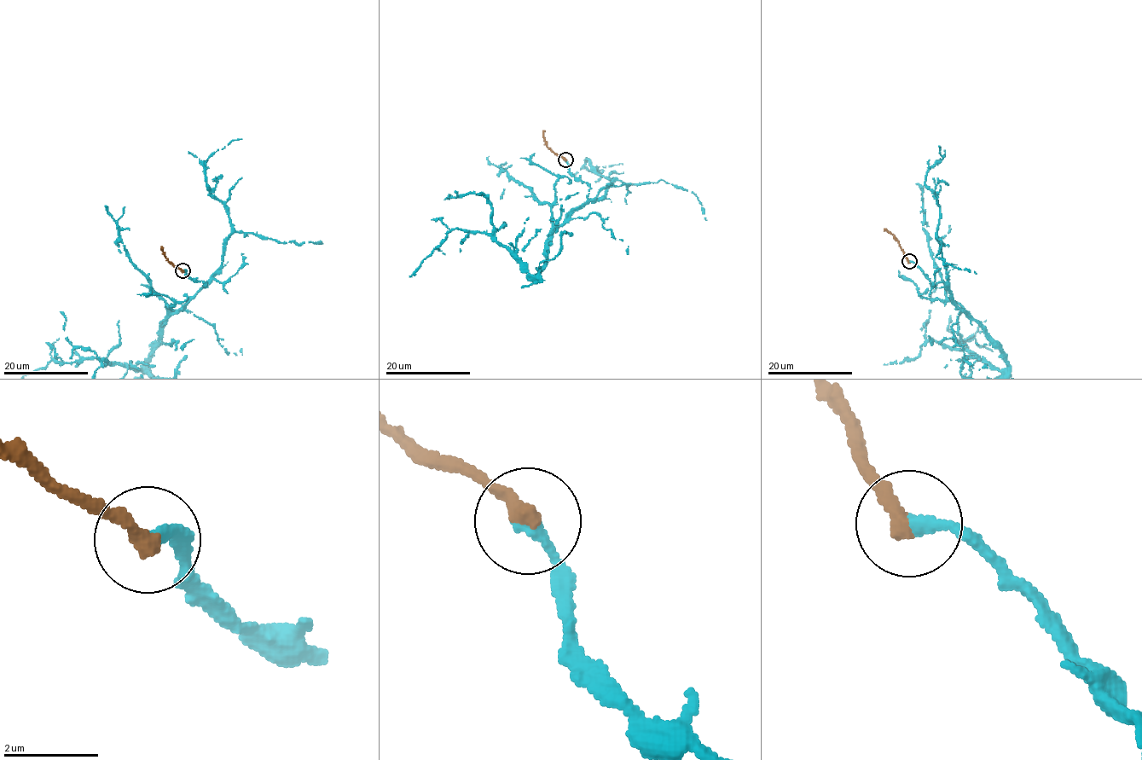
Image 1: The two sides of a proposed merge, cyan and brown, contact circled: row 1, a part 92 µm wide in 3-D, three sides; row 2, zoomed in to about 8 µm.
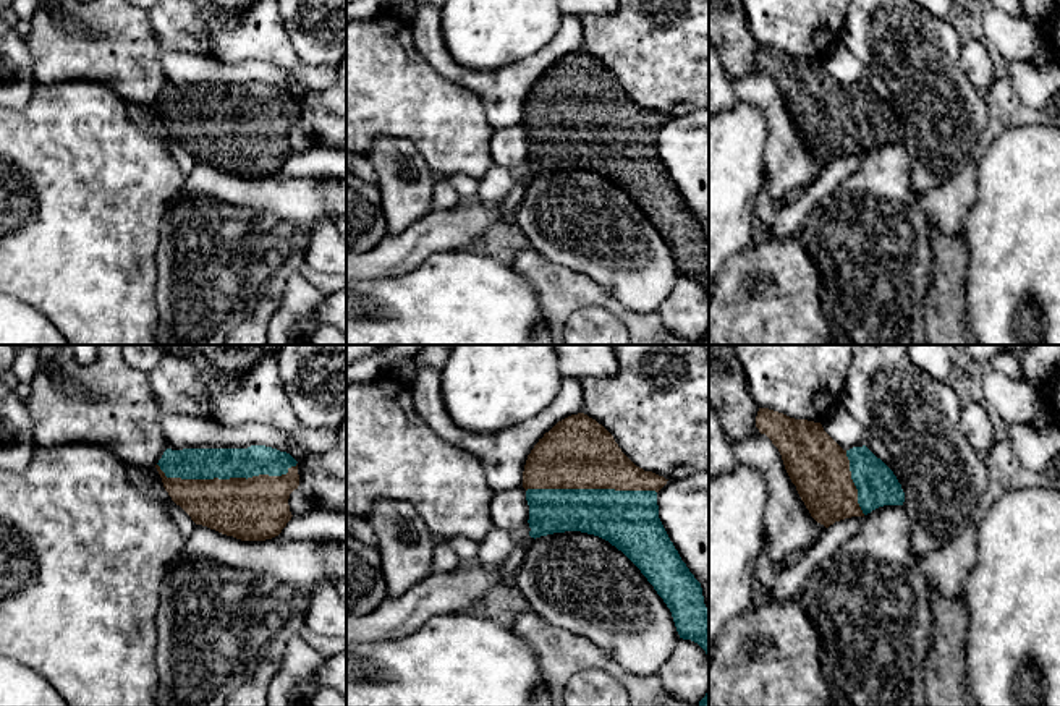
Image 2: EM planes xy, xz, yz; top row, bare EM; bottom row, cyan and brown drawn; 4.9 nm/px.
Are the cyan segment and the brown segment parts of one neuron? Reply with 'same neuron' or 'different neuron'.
same neuron

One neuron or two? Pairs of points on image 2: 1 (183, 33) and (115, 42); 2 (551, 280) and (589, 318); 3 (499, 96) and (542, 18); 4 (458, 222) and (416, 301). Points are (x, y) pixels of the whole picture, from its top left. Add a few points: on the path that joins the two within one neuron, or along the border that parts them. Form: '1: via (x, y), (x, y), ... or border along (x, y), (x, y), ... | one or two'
1: border along (148, 17), (156, 39) | two
2: border along (619, 319), (606, 310), (583, 306), (563, 327) | two
3: border along (552, 39), (520, 60), (492, 70), (483, 70) | two
4: border along (465, 248), (431, 253), (408, 271) | two

